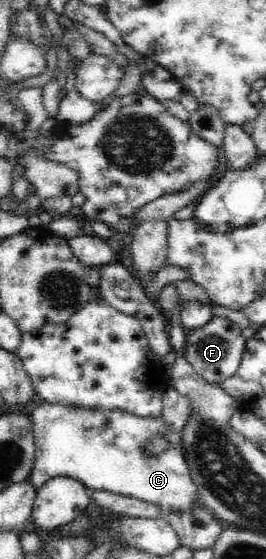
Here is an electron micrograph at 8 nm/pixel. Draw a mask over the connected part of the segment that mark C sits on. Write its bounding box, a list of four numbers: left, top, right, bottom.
[27,403,202,510]

